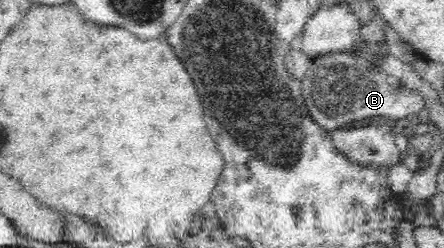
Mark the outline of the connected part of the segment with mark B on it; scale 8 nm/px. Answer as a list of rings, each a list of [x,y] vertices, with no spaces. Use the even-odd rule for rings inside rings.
[[[349,50],[316,57],[311,60],[306,77],[301,81],[301,94],[305,99],[307,110],[312,120],[325,131],[347,130],[353,127],[364,127],[370,123],[389,122],[408,118],[410,113],[416,113],[425,108],[424,98],[414,90],[402,85],[394,87],[388,84],[382,73],[375,73]]]

